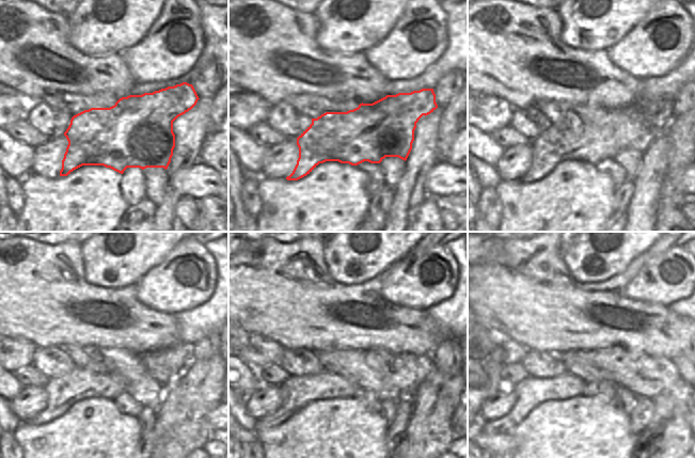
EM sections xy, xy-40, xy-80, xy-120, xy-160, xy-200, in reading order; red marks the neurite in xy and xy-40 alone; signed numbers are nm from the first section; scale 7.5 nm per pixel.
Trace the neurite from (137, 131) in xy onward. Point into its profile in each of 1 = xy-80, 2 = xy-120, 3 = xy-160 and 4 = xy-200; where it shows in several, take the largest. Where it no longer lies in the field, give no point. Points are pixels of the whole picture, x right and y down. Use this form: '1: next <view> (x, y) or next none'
1: next xy-80 (603, 132)
2: next xy-120 (62, 392)
3: next xy-160 (297, 392)
4: next xy-200 (533, 391)

